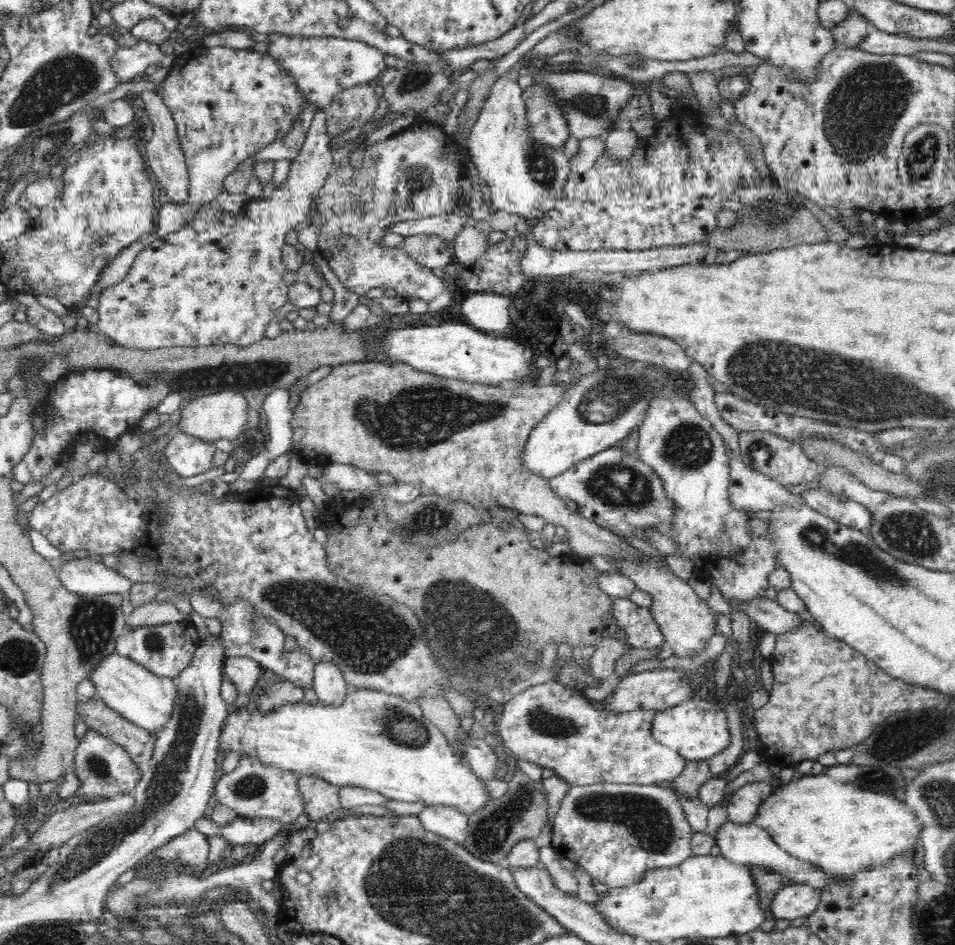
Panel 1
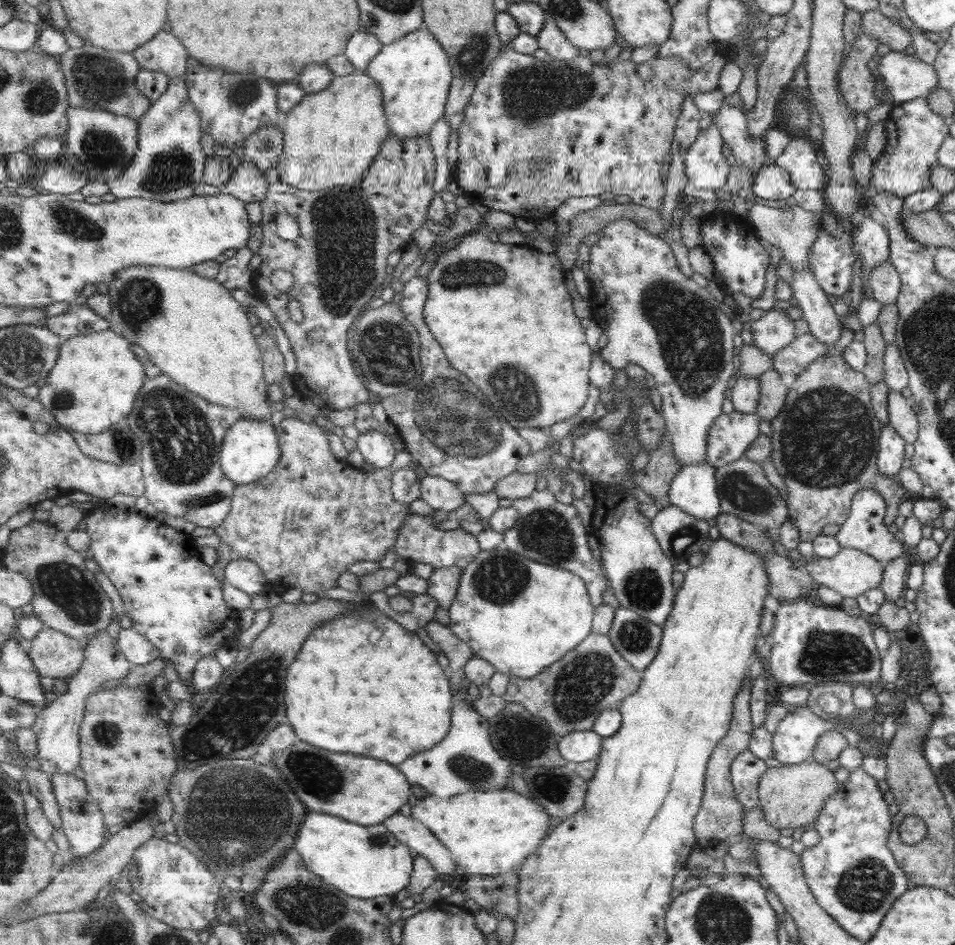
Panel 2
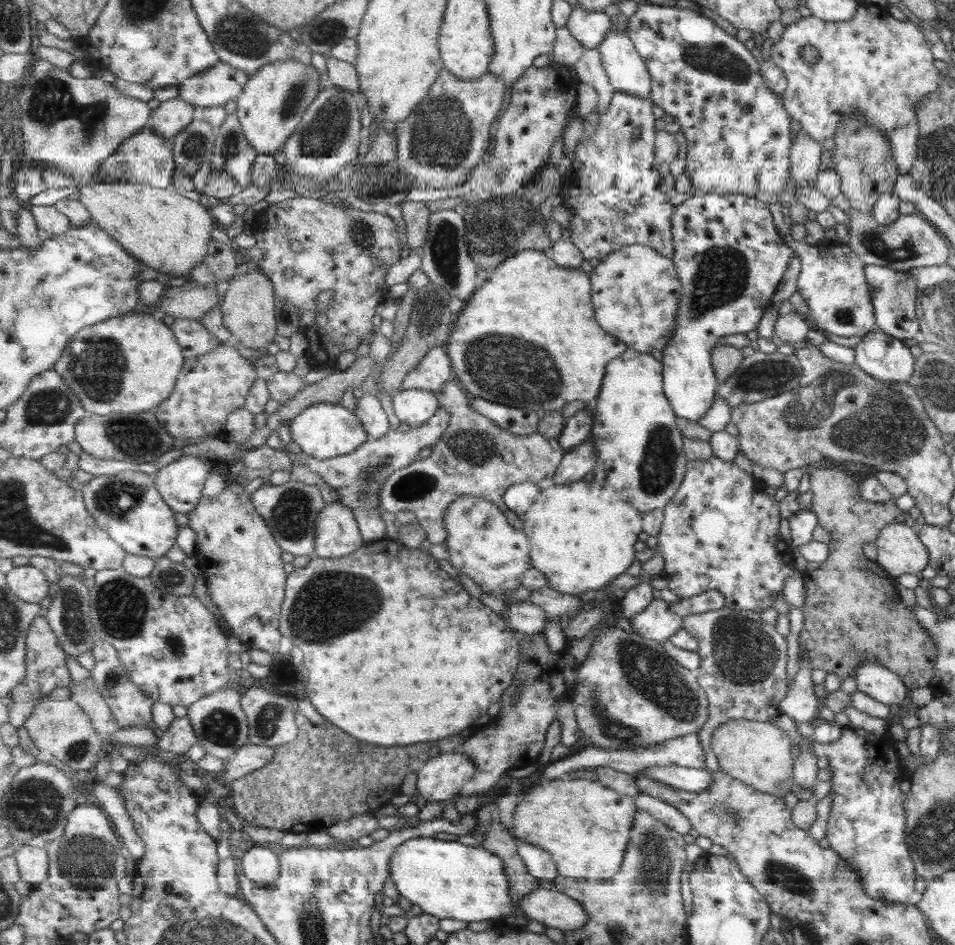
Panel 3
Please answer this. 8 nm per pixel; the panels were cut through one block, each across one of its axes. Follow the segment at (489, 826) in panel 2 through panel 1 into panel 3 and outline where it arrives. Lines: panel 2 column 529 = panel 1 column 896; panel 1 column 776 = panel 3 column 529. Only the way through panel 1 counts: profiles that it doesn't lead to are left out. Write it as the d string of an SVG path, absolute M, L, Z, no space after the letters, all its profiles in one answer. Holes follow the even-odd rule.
M561 778L557 780L537 783L523 797L519 799L514 809L513 834L518 842L528 842L541 846L547 850L559 874L571 878L613 878L625 858L627 844L631 840L632 828L635 824L635 815L639 810L636 799L624 793L617 792L598 780Z

